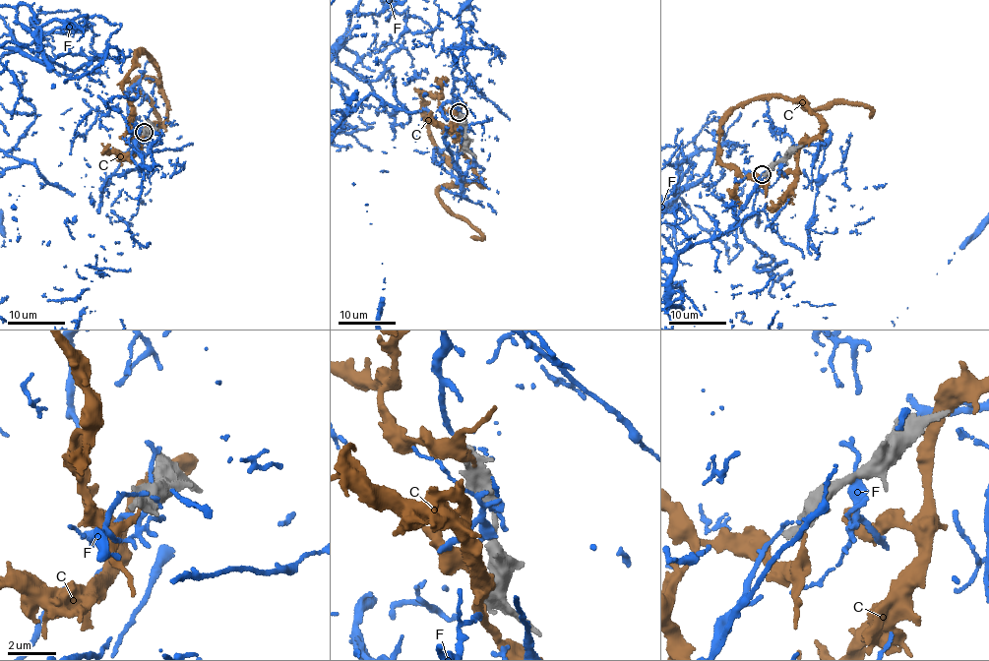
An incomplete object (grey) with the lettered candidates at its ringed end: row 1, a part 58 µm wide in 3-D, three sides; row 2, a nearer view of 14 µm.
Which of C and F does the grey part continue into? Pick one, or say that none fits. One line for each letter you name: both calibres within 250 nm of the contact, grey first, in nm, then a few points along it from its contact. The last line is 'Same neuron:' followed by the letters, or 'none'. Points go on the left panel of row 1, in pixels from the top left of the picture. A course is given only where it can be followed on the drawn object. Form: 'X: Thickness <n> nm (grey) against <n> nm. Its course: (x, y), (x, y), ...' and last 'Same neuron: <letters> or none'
Same neuron: none

